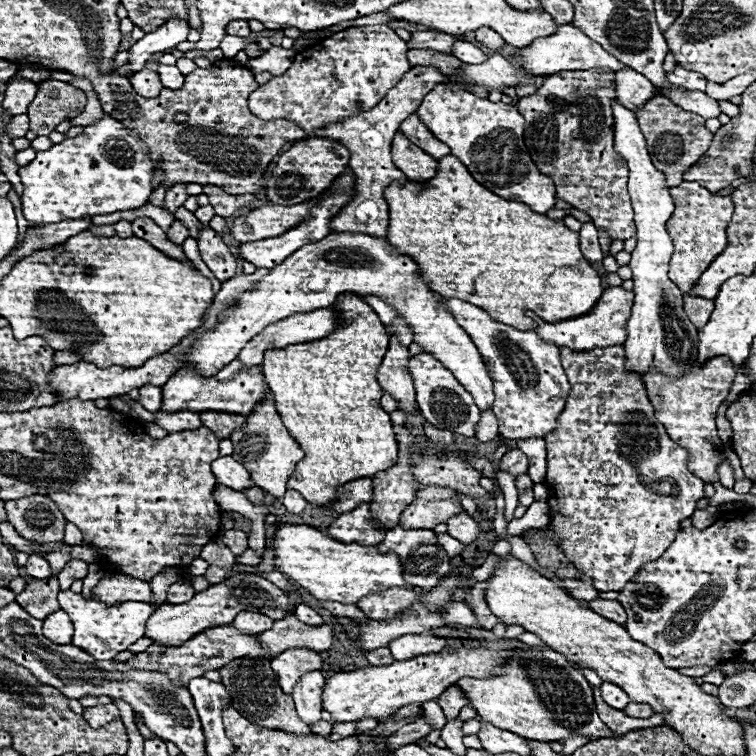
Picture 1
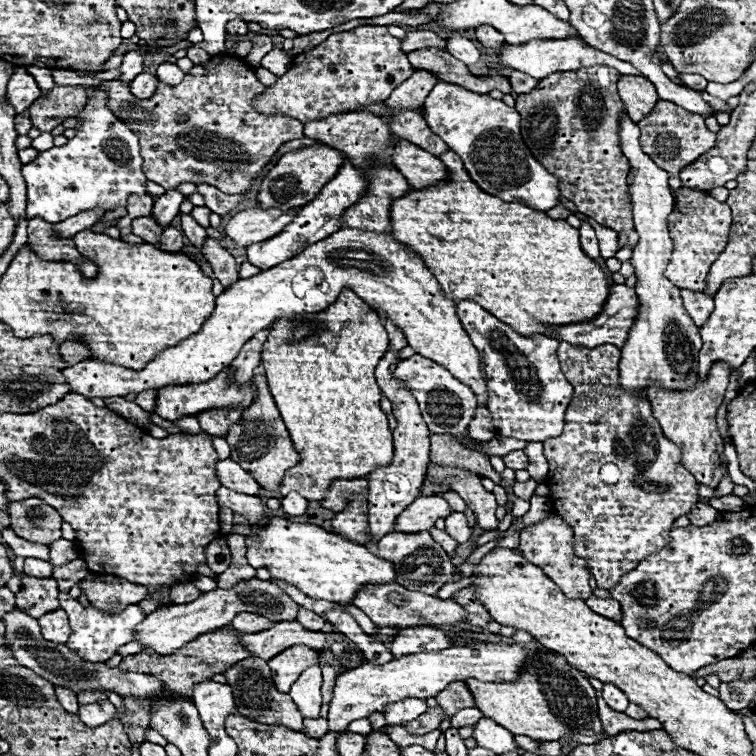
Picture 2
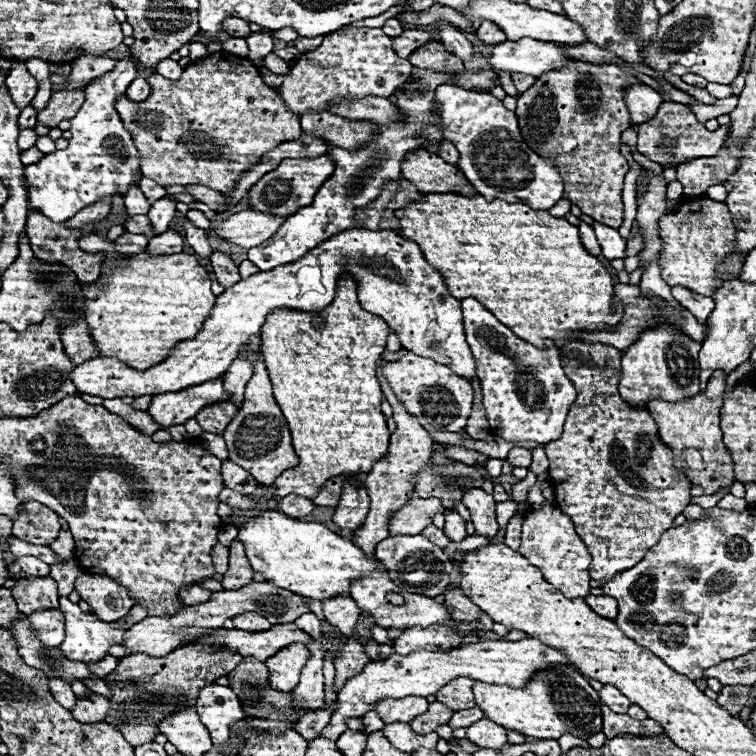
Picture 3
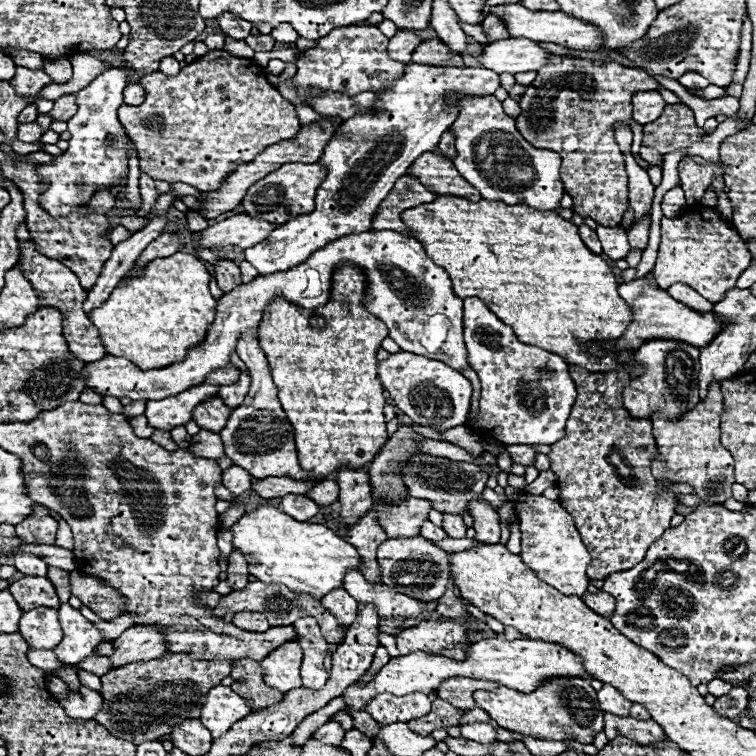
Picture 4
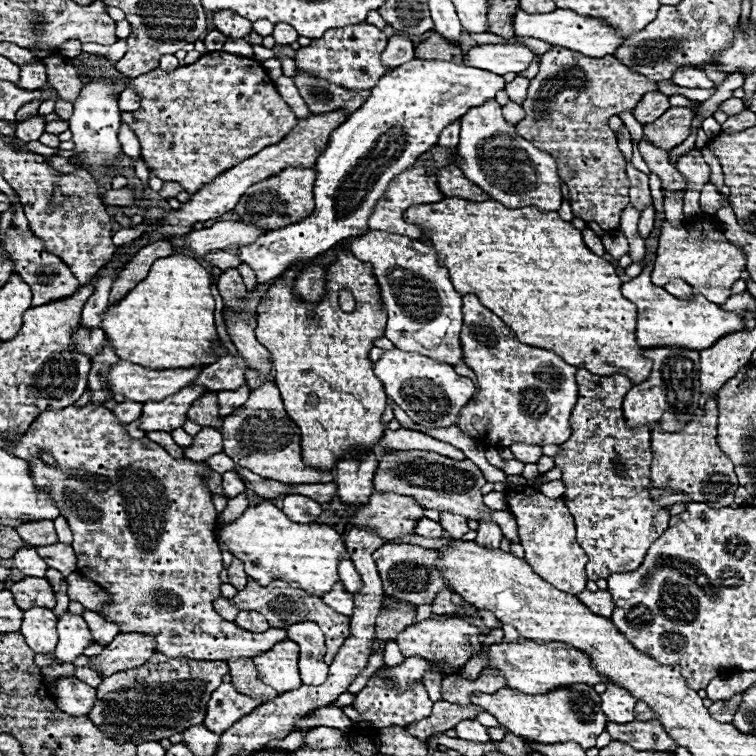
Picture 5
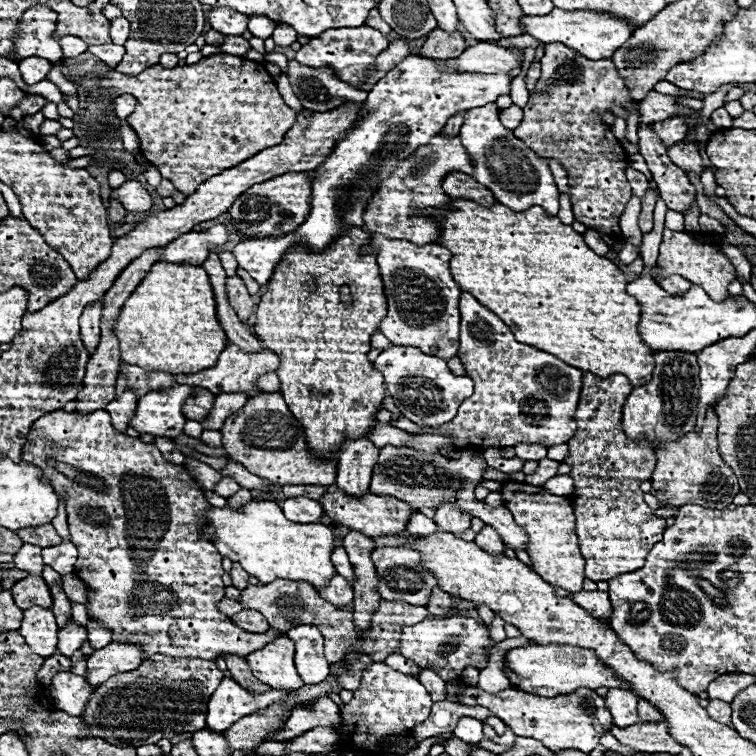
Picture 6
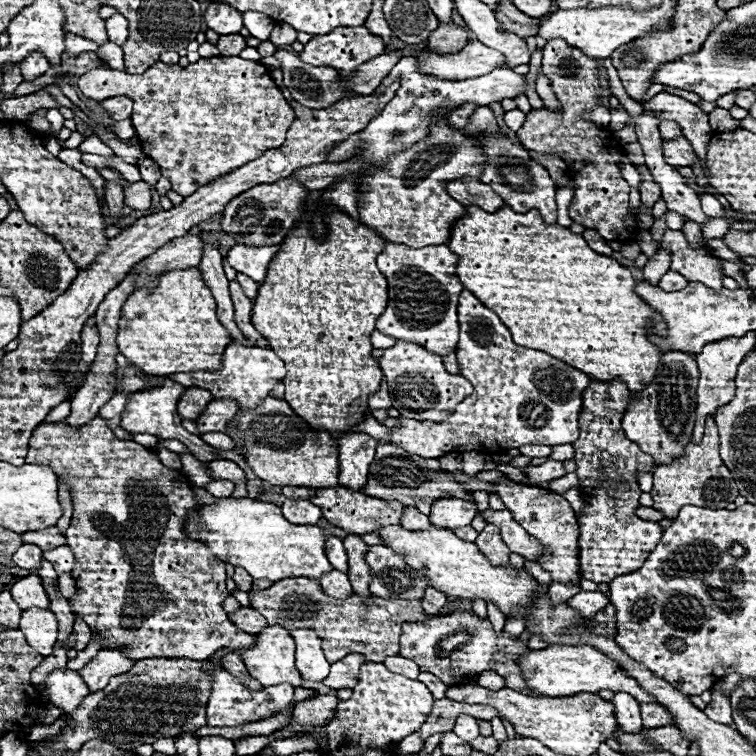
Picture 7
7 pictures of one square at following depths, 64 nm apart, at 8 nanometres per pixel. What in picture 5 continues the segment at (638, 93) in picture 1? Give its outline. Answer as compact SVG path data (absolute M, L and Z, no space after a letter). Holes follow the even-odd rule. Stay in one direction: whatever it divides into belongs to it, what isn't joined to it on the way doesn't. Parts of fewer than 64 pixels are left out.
M648 92L642 96L642 100L638 102L638 106L632 112L640 124L650 124L662 116L670 107L668 96L664 96L660 92Z

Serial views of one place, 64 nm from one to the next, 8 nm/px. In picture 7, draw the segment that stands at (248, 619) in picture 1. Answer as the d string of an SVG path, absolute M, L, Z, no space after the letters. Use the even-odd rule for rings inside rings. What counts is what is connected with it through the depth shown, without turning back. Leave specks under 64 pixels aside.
M238 608L236 612L230 612L228 618L234 626L238 626L246 634L258 634L262 632L262 628L268 626L266 618L258 614L254 608Z

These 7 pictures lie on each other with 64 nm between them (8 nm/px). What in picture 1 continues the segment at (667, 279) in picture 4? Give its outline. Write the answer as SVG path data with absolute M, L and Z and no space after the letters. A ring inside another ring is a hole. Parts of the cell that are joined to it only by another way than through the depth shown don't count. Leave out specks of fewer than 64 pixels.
M682 182L680 186L670 188L670 194L676 204L676 210L666 222L668 234L674 240L674 254L670 260L668 278L678 288L682 288L682 292L690 292L698 284L698 278L702 276L702 272L726 248L728 244L726 228L728 228L734 206L732 206L730 196L720 198L694 182Z

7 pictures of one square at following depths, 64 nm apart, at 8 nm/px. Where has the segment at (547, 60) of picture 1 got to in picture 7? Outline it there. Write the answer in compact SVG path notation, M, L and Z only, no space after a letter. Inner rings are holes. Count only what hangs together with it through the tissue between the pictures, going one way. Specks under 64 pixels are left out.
M470 40L456 54L436 54L428 48L416 54L418 70L442 80L468 80L504 66L504 56L478 40Z

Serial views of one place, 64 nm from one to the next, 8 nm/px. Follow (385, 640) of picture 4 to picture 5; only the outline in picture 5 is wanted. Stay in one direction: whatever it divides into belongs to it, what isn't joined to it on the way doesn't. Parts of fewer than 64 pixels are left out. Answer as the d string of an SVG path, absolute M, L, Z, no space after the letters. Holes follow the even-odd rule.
M390 642L386 646L386 652L384 652L384 664L386 666L398 666L398 660L404 660L404 656L400 654L398 644L396 642Z

